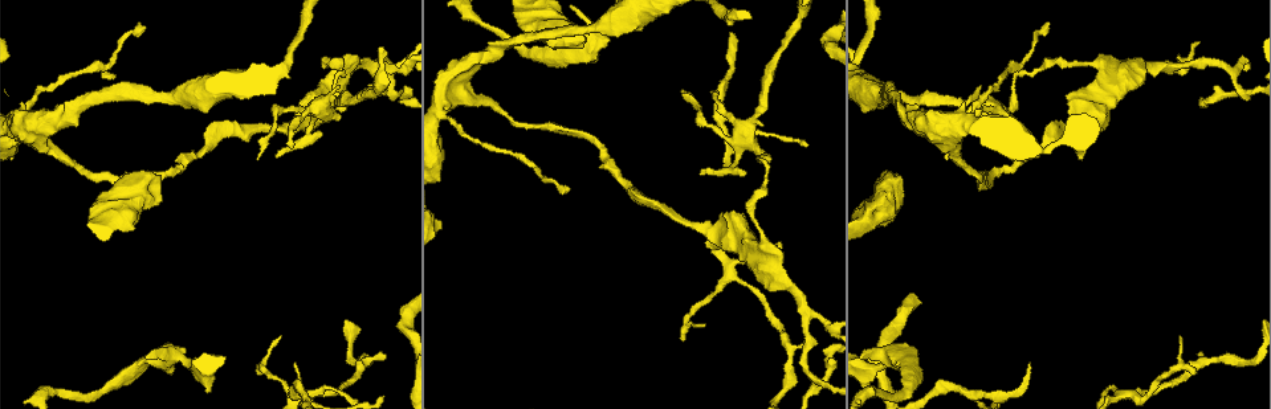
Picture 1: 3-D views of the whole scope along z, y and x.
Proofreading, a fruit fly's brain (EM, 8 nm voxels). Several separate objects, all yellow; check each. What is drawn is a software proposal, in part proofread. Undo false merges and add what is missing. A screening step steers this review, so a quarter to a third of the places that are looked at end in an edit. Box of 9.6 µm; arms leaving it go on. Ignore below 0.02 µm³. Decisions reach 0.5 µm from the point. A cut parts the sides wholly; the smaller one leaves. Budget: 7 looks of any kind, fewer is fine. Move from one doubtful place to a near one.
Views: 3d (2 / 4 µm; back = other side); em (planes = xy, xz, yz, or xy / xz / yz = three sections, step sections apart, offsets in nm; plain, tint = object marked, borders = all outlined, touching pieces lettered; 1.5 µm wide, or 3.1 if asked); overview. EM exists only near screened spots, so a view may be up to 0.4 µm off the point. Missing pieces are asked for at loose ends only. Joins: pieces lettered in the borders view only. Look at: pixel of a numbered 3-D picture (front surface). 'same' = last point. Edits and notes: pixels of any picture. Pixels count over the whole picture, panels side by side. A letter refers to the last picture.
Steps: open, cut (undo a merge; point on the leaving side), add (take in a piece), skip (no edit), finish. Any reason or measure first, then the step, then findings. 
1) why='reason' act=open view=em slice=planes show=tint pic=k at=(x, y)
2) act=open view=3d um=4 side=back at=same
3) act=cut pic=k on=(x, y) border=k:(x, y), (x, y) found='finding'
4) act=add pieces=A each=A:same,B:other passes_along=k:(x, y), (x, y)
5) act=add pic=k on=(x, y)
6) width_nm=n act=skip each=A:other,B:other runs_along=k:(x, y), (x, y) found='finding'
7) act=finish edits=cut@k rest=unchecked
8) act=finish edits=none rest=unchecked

why='branch stops here' act=open view=3d um=2 pic=1 at=(1196, 354)

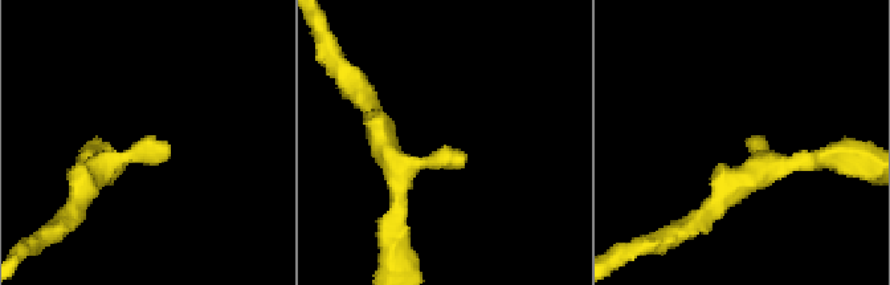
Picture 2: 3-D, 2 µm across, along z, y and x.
arm_widths_nm=190,200 why='need the tissue' act=open view=em slice=planes show=borders pic=2 at=(456, 149)

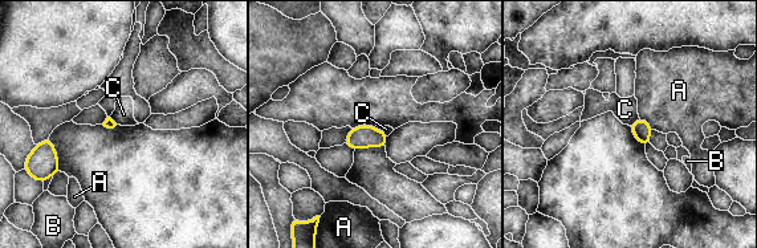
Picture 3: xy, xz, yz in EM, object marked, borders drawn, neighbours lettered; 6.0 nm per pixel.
act=skip each=A:other,B:other,C:other border=3:(375, 126), (387, 135) found='none of them fits'

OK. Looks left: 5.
why='an open end' act=open view=3d um=4 side=back pic=1 at=(260, 373)

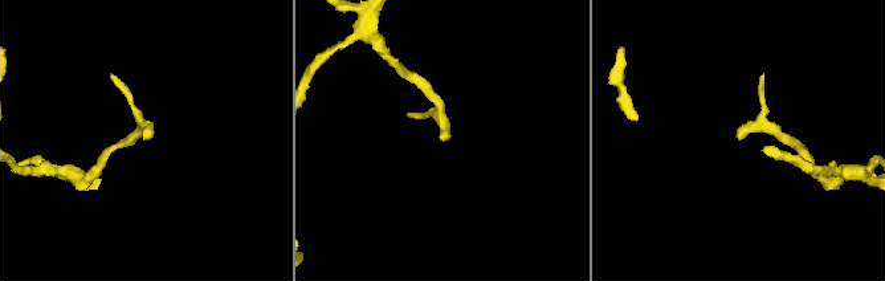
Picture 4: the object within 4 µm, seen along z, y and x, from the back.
act=open view=em slice=planes show=plain pic=4 at=(740, 137)

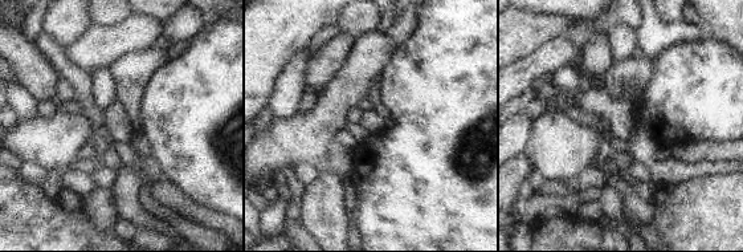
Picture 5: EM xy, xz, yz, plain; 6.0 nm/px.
act=open view=em slice=planes show=borders at=same

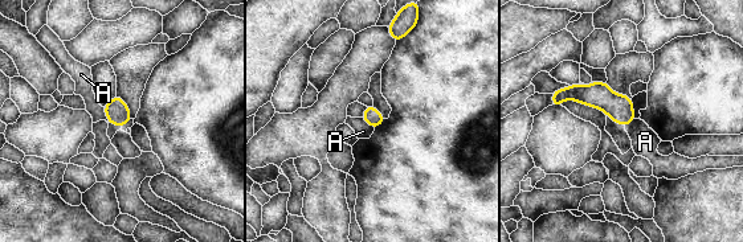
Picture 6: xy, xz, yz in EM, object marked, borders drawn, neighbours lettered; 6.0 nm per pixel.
act=skip each=A:other runs_along=6:(555, 95), (597, 94), (631, 117) found='none of them fits'

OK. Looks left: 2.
why='tapers out' act=open view=em slice=xy step=4 show=borders pic=1 at=(259, 158)

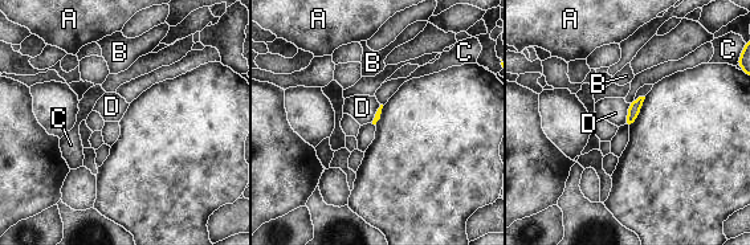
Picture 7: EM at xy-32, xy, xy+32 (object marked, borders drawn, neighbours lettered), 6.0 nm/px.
act=open view=em slice=planes show=borders at=same

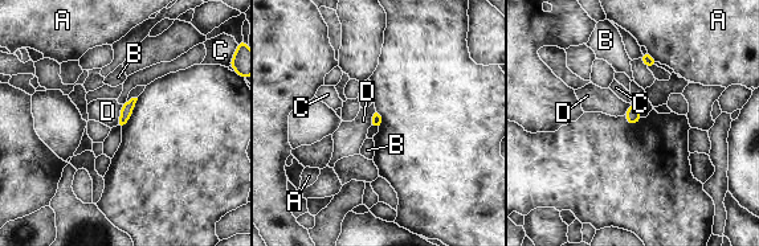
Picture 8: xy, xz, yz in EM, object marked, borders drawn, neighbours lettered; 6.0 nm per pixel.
longest_contact=D:140nm act=skip each=A:other,B:other,C:other,D:other border=8:(122, 105), (119, 119), (114, 126) found='none of them fits'

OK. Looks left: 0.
act=finish edits=none rest=unchecked

